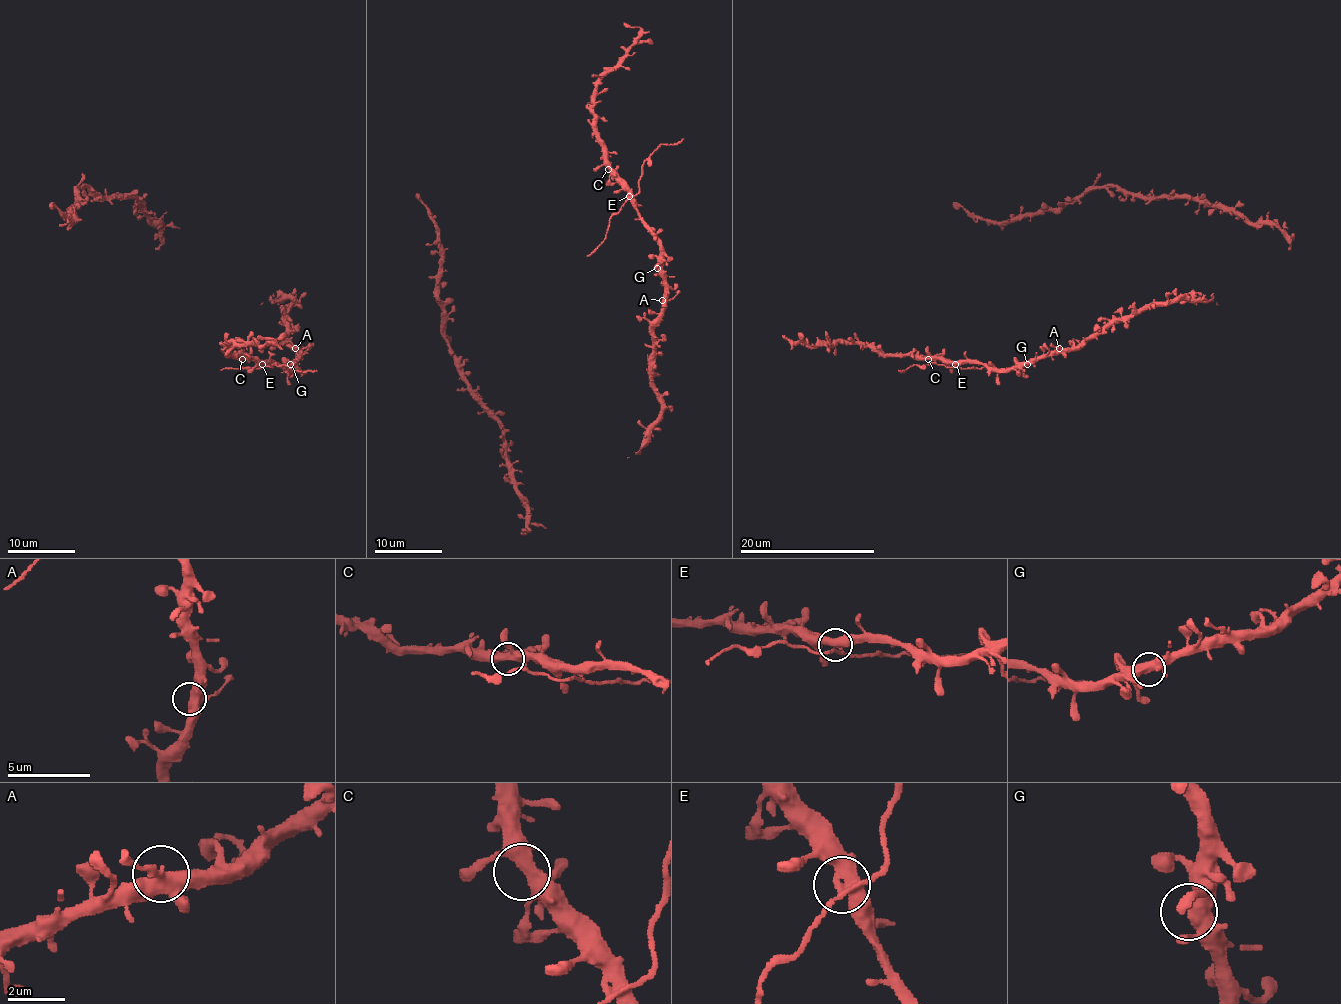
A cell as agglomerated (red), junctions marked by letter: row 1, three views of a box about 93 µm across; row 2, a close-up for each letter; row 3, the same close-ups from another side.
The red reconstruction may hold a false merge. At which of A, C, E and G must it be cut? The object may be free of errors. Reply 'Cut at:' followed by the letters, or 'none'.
Cut at: E

